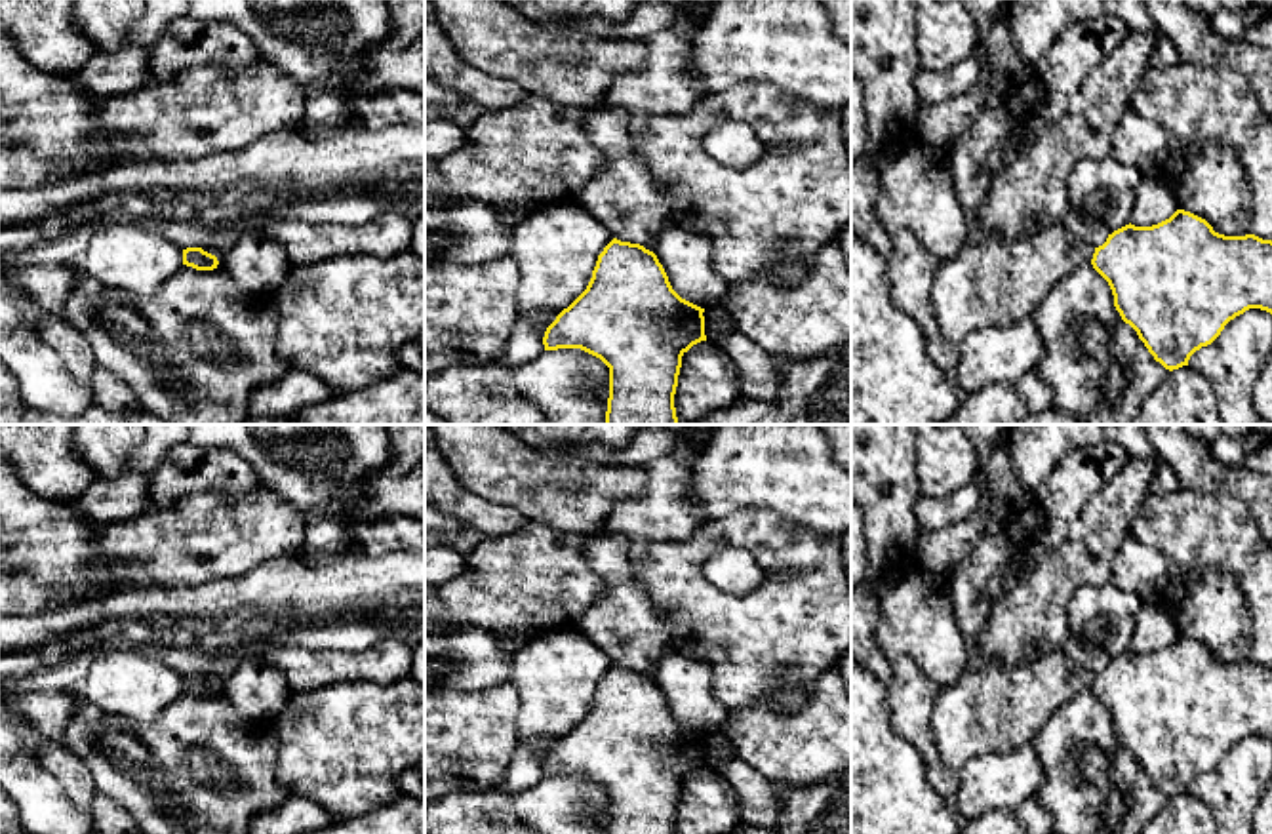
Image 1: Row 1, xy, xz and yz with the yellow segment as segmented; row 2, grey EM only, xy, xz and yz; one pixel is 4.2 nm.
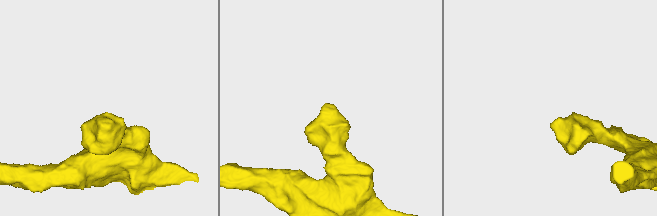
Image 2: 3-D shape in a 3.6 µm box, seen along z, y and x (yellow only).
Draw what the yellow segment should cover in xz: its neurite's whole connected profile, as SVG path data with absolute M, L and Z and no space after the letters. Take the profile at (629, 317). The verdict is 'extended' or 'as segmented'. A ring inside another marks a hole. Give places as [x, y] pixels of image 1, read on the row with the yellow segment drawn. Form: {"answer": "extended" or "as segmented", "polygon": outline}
{"answer": "as segmented", "polygon": "M613 238L598 255L586 289L547 328L543 345L581 348L609 367L606 425L680 425L674 394L682 356L706 341L703 312L672 289L653 251Z"}

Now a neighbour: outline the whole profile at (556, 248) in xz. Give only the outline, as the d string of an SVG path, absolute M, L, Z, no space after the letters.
M579 204L526 213L514 227L510 255L520 267L520 318L560 314L588 286L613 234Z

